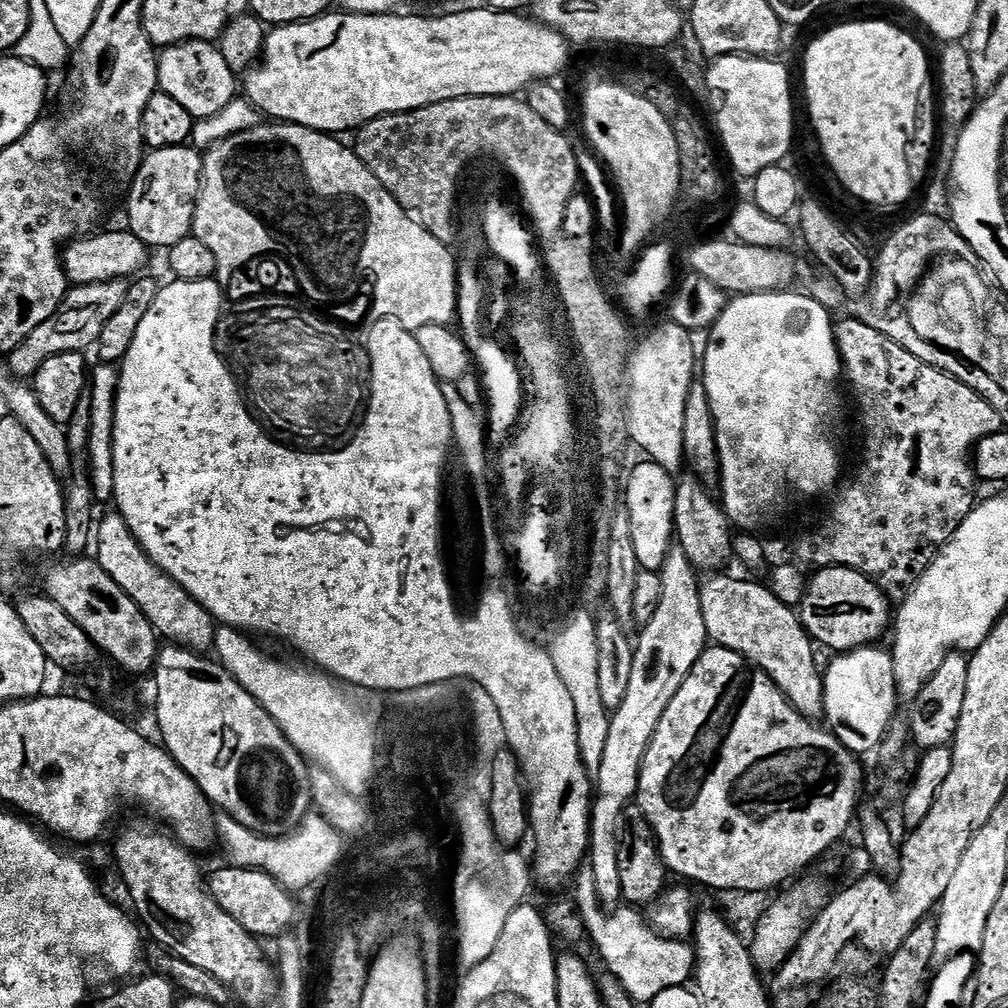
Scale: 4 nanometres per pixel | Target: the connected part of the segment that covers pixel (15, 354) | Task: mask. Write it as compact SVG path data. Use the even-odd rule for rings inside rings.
M125 279L69 287L68 294L58 306L58 310L54 310L54 314L46 318L42 326L30 330L30 334L26 334L23 342L7 357L6 364L12 375L17 378L35 377L46 358L54 358L54 354L84 352L91 344L93 347L99 341L106 322L110 322L118 306L126 302L128 285L129 281Z

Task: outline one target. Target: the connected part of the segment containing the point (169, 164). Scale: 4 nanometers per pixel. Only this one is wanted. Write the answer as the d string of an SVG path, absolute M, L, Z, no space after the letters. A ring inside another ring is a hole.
M191 146L157 148L149 151L132 180L128 196L127 231L133 232L149 249L167 250L182 238L193 235L196 199L200 197L200 181L204 178L204 157Z

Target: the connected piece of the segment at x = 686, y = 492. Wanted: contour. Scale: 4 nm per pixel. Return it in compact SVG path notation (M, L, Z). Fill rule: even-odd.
M688 474L684 481L676 485L674 498L675 539L678 546L690 558L693 568L703 570L708 574L715 573L729 559L733 559L732 538L733 525L723 507L718 503L717 497L711 496L709 489L695 475Z

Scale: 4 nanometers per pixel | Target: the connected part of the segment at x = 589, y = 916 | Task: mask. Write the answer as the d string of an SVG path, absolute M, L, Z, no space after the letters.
M590 876L581 878L575 881L577 884L572 900L584 924L585 933L596 944L607 966L607 973L619 981L637 1005L649 1005L662 990L683 987L691 981L696 967L695 947L691 943L675 937L664 937L635 907L620 906L615 912L608 913L596 896L594 880Z

